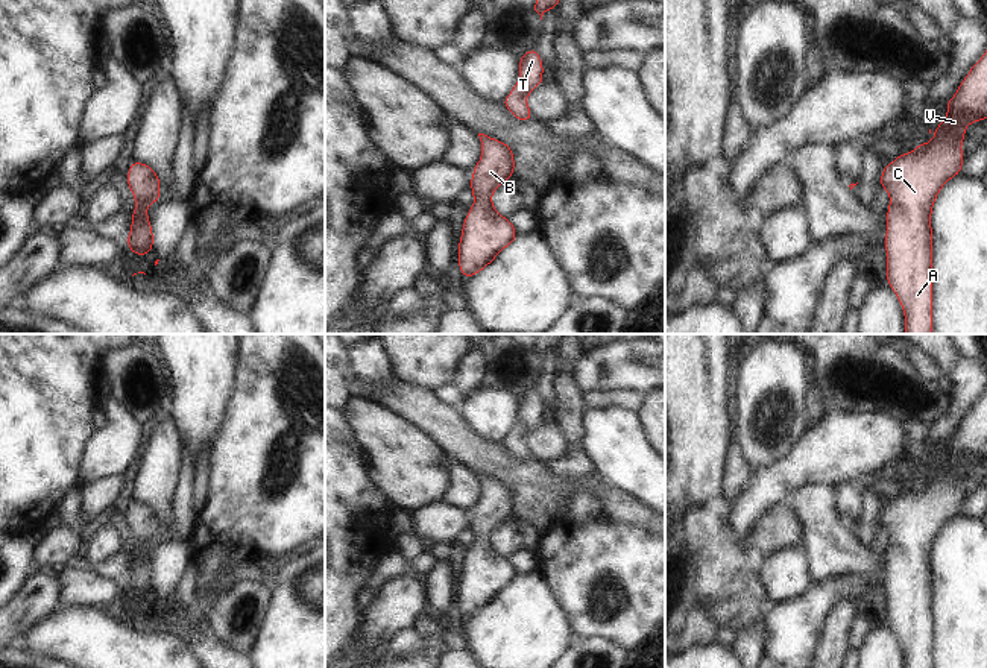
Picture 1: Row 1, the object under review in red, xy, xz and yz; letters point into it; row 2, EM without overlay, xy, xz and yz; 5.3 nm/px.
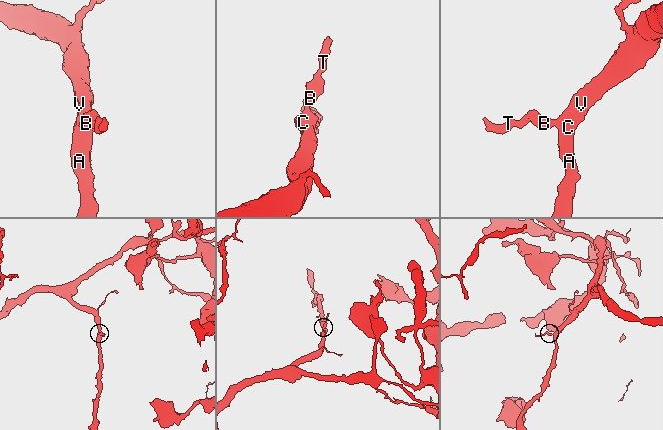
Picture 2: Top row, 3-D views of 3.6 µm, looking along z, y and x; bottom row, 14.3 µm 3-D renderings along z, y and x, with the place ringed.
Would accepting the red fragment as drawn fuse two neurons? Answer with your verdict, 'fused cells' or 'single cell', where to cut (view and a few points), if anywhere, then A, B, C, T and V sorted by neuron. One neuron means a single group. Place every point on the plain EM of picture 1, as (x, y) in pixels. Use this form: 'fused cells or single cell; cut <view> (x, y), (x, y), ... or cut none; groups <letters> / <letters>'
single cell; cut none; groups A B C T V

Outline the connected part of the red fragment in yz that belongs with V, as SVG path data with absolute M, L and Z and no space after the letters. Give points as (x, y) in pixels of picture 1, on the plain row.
M987 390L944 445L949 454L935 468L934 481L926 480L910 493L900 493L881 513L879 528L890 534L887 550L887 624L894 630L905 654L905 668L932 668L932 545L938 531L961 513L966 468L987 458Z

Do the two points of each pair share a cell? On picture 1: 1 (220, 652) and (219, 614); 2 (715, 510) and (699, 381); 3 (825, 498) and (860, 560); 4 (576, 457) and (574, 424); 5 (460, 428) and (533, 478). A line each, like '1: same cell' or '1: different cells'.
1: different cells
2: different cells
3: same cell
4: different cells
5: same cell

